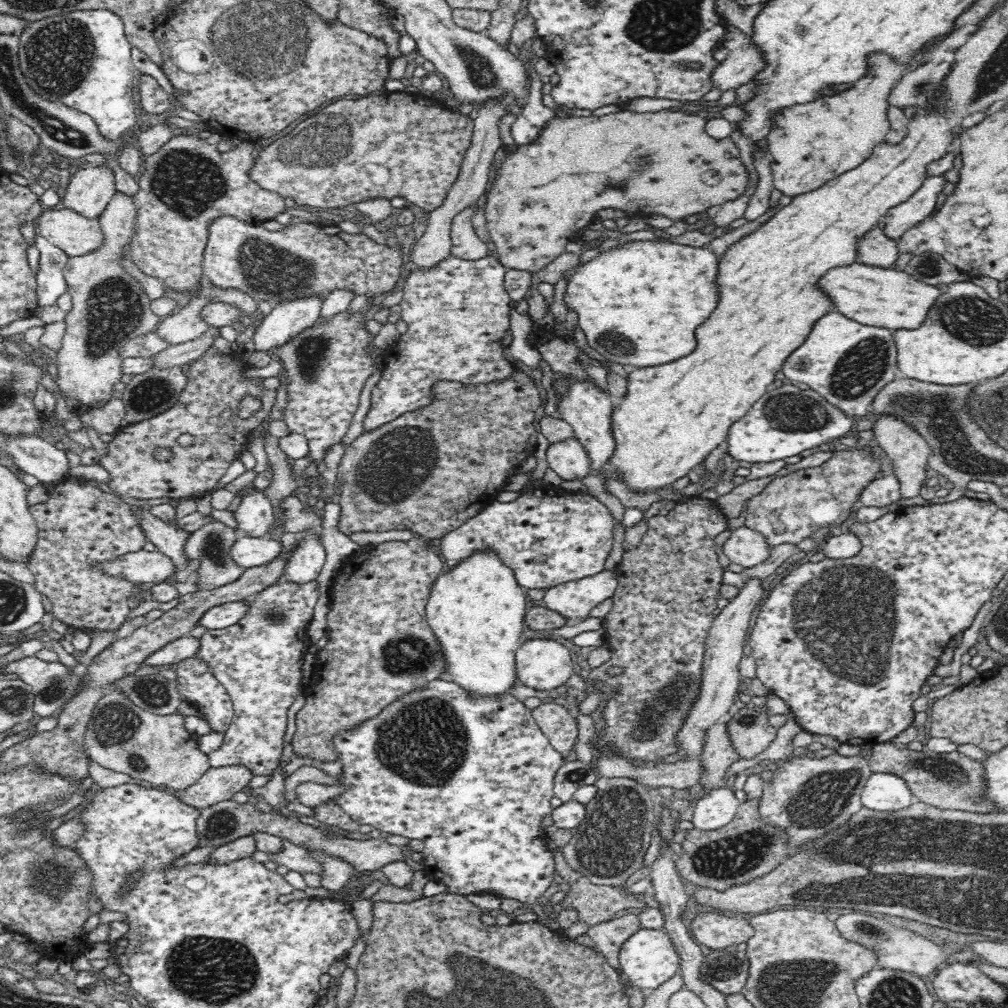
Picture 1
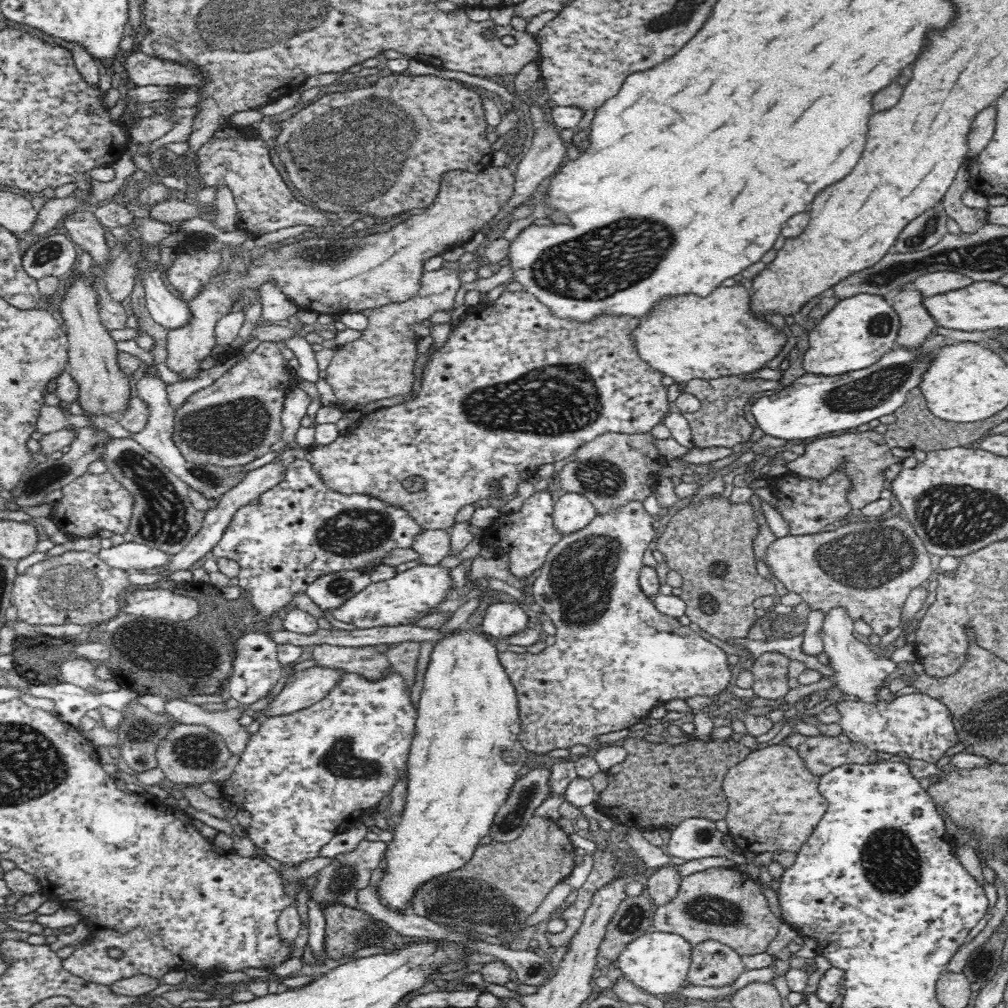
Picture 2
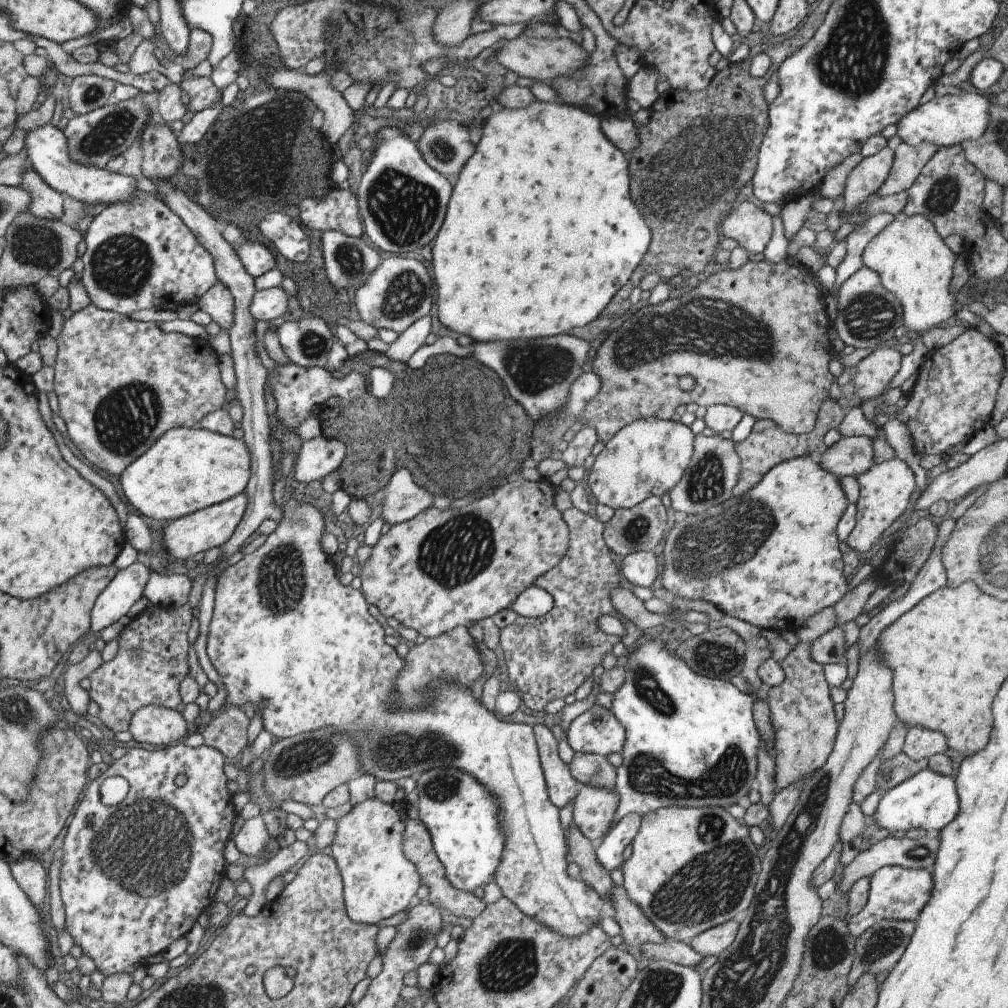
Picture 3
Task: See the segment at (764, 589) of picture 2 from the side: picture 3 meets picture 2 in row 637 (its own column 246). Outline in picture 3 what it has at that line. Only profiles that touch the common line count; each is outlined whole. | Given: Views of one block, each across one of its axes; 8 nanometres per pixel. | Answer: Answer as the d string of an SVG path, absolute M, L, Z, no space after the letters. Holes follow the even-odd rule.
M226 705L200 733L205 746L218 750L227 761L248 747L248 728L251 715L244 707Z

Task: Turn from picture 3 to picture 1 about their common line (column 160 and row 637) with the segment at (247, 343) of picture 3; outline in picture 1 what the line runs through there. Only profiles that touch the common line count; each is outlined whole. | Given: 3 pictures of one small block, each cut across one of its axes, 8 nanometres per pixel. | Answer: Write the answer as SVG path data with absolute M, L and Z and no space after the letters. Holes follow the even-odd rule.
M184 636L170 642L166 647L154 652L142 666L168 666L174 665L186 658L194 657L200 649L200 640L192 636Z

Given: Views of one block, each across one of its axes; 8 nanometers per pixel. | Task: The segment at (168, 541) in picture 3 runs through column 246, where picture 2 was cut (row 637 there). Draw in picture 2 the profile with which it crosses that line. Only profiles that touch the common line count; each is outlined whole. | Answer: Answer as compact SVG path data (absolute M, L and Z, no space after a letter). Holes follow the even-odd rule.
M512 599L500 601L490 605L481 628L486 635L495 636L497 640L508 638L516 632L527 629L530 613L525 613L524 608Z

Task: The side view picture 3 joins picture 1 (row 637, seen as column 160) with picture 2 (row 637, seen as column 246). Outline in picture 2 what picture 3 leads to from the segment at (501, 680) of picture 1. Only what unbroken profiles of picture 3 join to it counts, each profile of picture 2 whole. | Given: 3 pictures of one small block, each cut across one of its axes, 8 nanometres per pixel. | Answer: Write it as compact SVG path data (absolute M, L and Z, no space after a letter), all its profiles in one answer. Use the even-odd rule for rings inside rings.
M462 626L432 648L406 765L406 803L385 850L384 875L375 886L380 904L397 913L406 908L410 911L410 903L422 884L458 870L474 856L478 842L490 835L489 828L518 778L518 770L532 759L517 739L521 723L516 689L500 665L500 652L488 641L481 626Z

